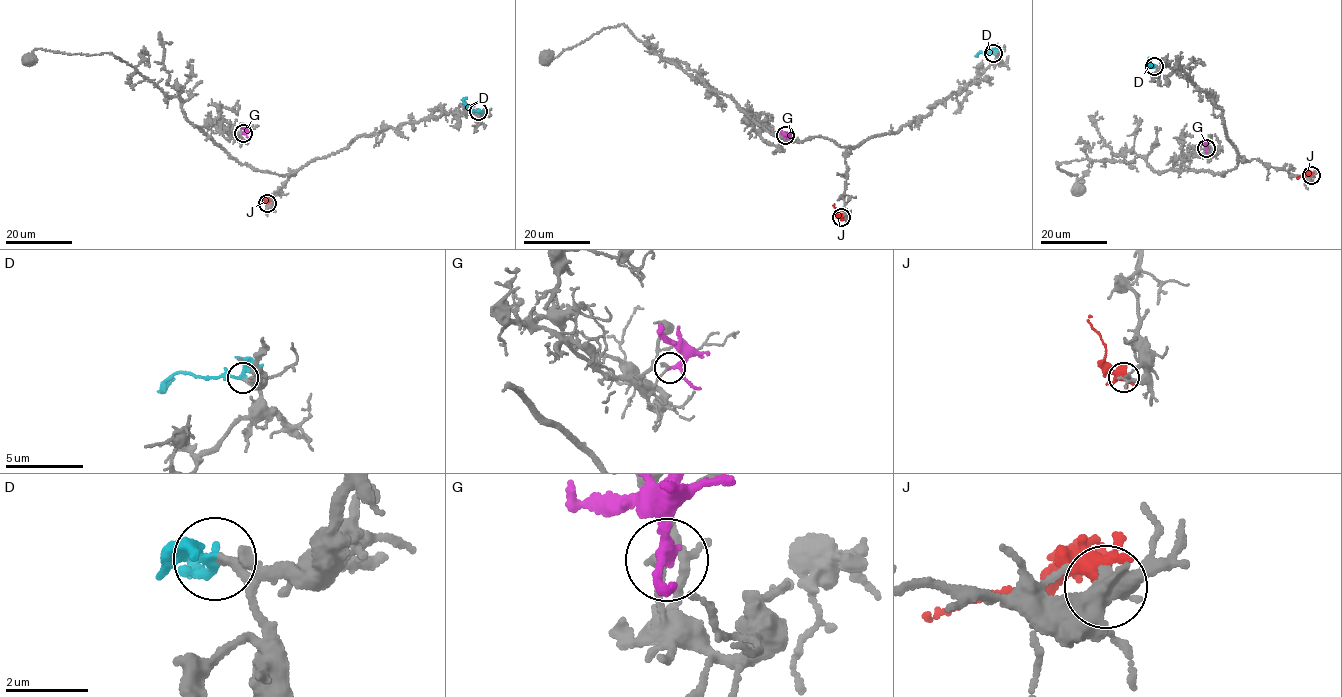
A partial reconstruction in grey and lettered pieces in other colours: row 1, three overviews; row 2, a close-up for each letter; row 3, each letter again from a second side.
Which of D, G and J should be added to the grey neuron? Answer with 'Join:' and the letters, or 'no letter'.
Join: D

